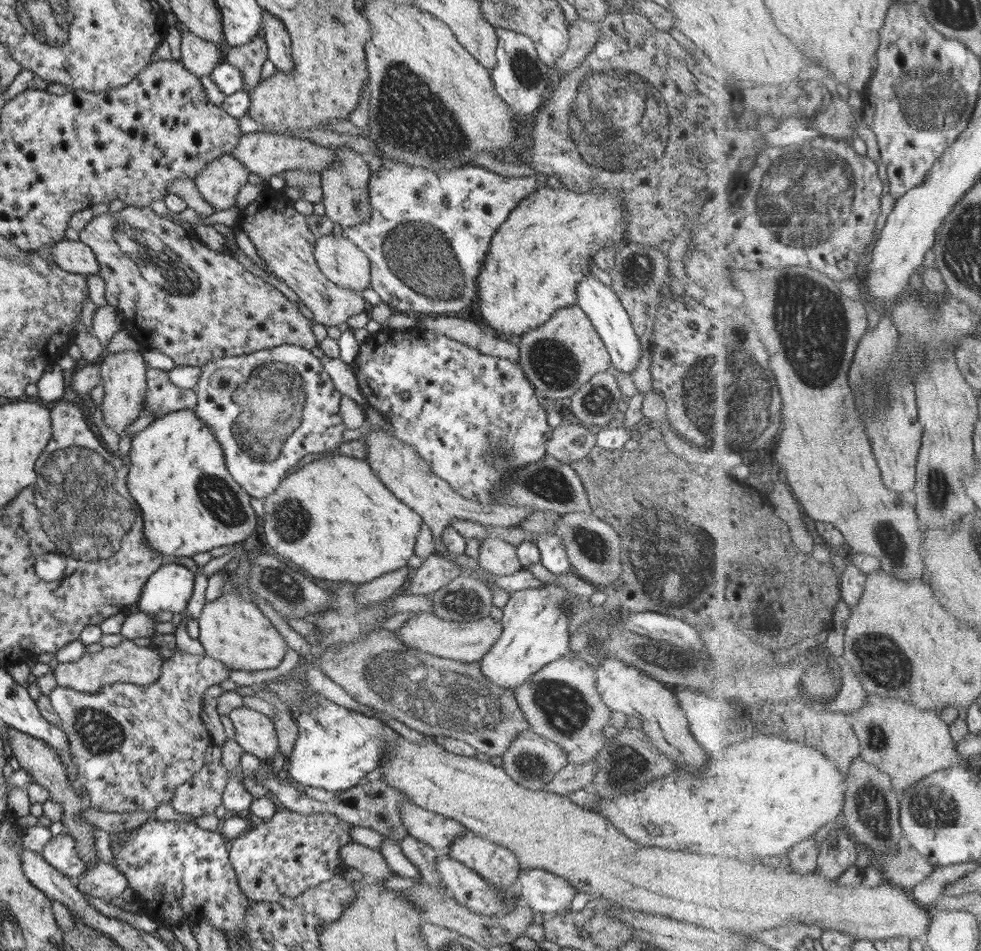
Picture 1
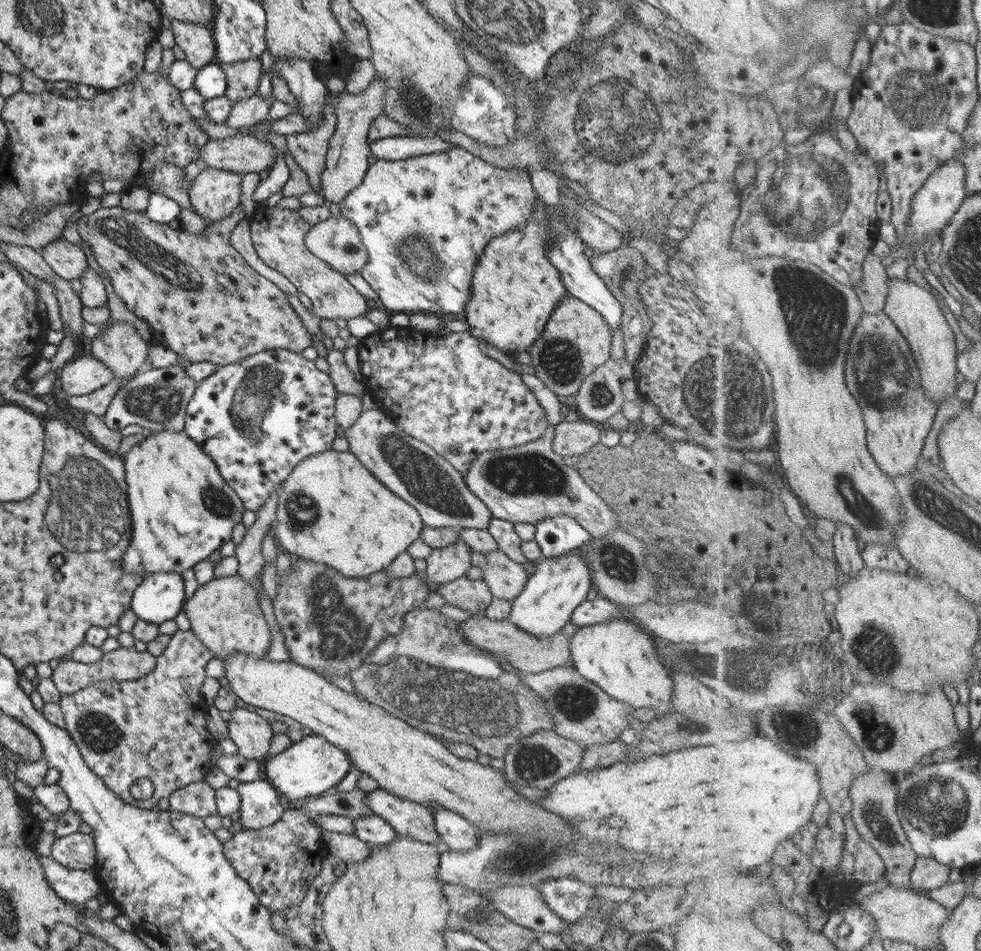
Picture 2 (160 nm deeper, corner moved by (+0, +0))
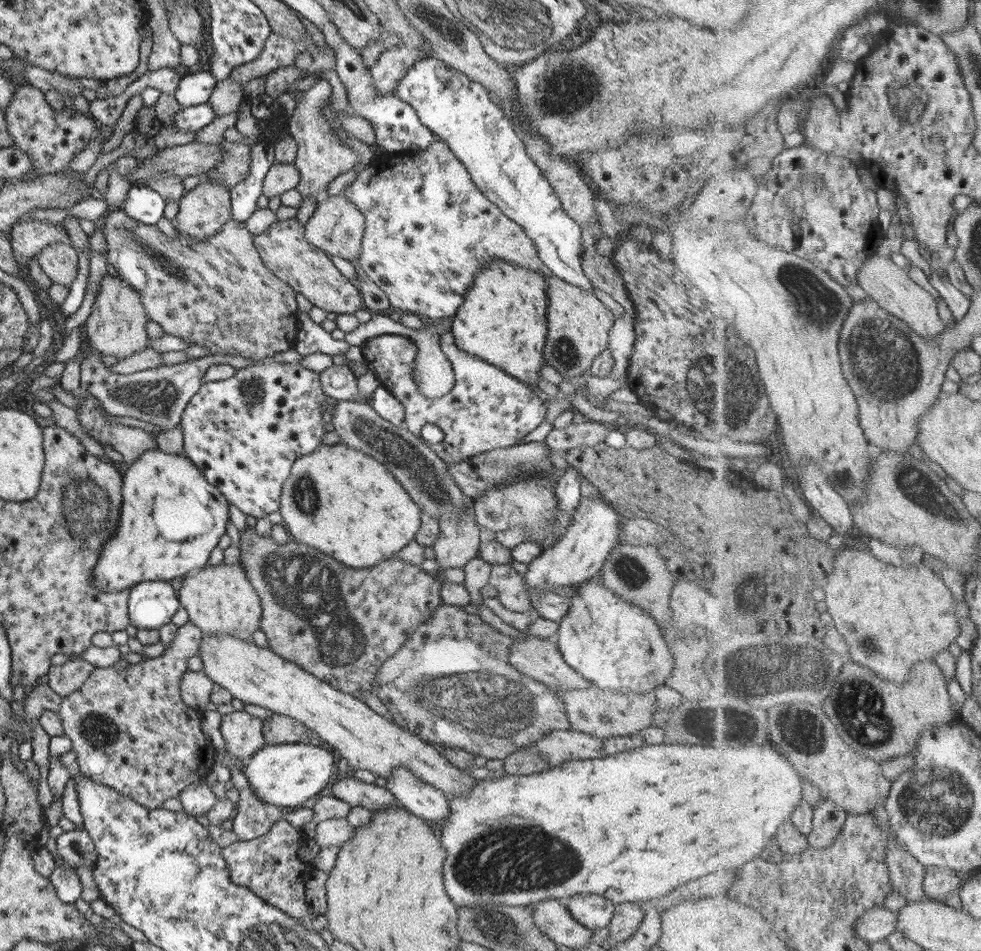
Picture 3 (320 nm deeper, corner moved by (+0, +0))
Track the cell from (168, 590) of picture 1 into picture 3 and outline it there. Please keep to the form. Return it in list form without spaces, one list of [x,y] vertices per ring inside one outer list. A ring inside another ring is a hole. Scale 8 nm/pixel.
[[[146,581],[129,589],[126,602],[128,624],[139,629],[157,629],[171,620],[180,604],[169,582]]]

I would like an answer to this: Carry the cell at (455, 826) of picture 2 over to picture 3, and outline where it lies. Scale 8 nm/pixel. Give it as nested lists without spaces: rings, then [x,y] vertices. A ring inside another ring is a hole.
[[[397,765],[390,770],[390,776],[386,778],[385,788],[393,795],[393,798],[398,804],[407,809],[415,816],[424,819],[425,821],[432,820],[442,825],[448,817],[448,800],[443,792],[430,784],[424,783],[420,778],[417,778],[408,768]]]

